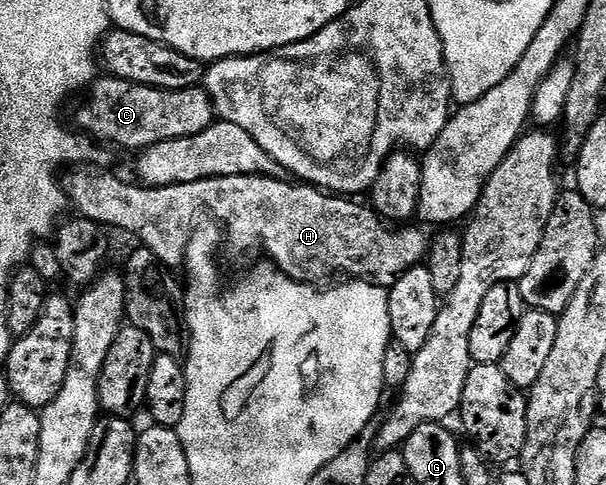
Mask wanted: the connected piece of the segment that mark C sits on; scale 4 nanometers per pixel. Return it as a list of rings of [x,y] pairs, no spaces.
[[[103,74],[86,89],[85,95],[87,97],[84,98],[83,105],[75,112],[76,122],[74,123],[92,140],[96,142],[104,140],[107,144],[120,144],[123,148],[142,150],[152,148],[154,144],[169,142],[173,138],[189,138],[193,134],[201,134],[201,130],[209,130],[209,126],[217,120],[211,95],[203,86],[185,90],[165,90]]]

